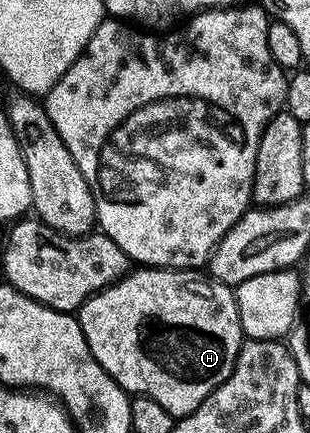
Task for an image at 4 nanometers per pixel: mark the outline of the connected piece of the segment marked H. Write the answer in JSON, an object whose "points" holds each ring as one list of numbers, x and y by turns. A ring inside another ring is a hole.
{"points":[[195,269,132,270,79,307,81,332,96,362,135,397,157,401,172,417,192,415,229,378,245,336,234,290]]}

